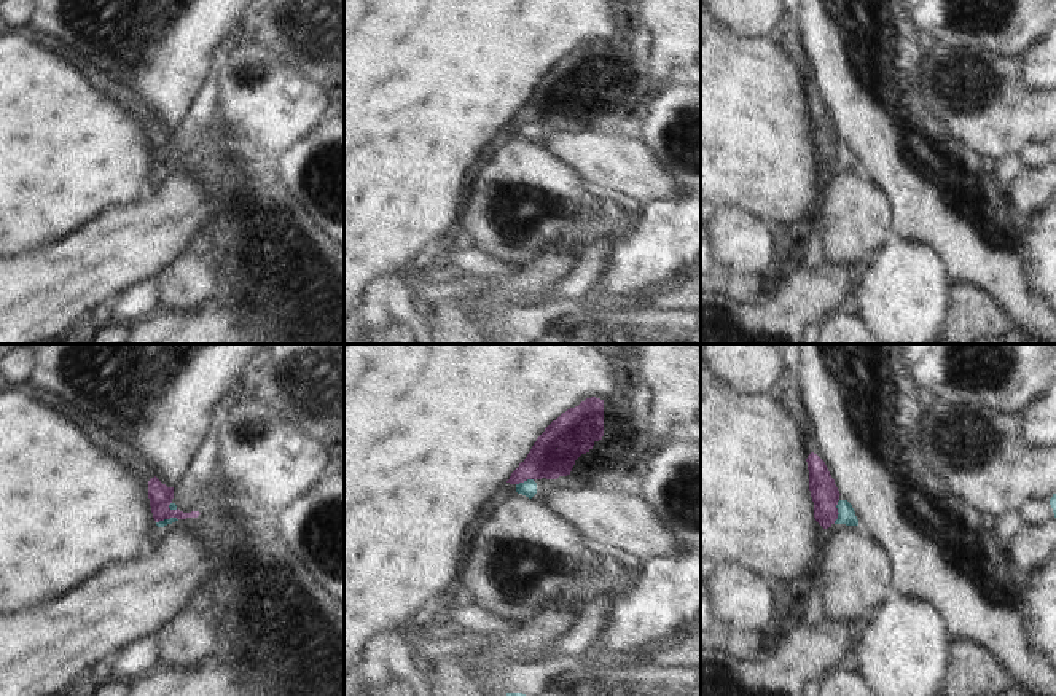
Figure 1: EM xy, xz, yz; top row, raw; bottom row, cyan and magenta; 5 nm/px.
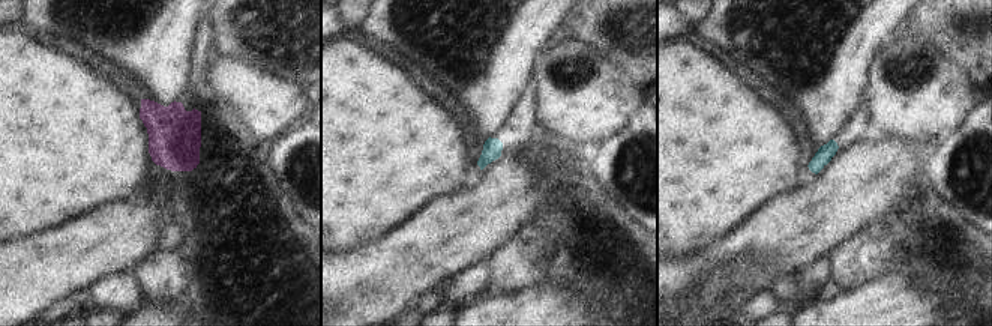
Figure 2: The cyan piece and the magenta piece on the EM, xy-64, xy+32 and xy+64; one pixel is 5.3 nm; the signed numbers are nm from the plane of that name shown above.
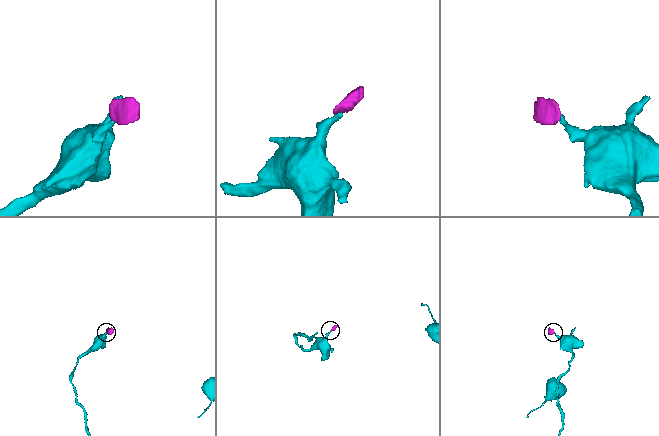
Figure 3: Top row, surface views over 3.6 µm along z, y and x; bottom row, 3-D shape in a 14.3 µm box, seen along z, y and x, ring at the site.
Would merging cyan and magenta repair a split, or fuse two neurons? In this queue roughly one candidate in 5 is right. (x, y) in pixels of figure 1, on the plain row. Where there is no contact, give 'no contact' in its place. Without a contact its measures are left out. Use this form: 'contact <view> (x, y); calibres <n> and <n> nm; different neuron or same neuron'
contact yz (838, 155); calibres 80 and 140 nm; different neuron

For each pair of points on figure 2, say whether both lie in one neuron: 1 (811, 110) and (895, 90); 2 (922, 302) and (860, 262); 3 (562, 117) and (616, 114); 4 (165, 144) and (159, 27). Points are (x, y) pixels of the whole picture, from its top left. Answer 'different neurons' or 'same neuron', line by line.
1: different neurons
2: different neurons
3: same neuron
4: different neurons

